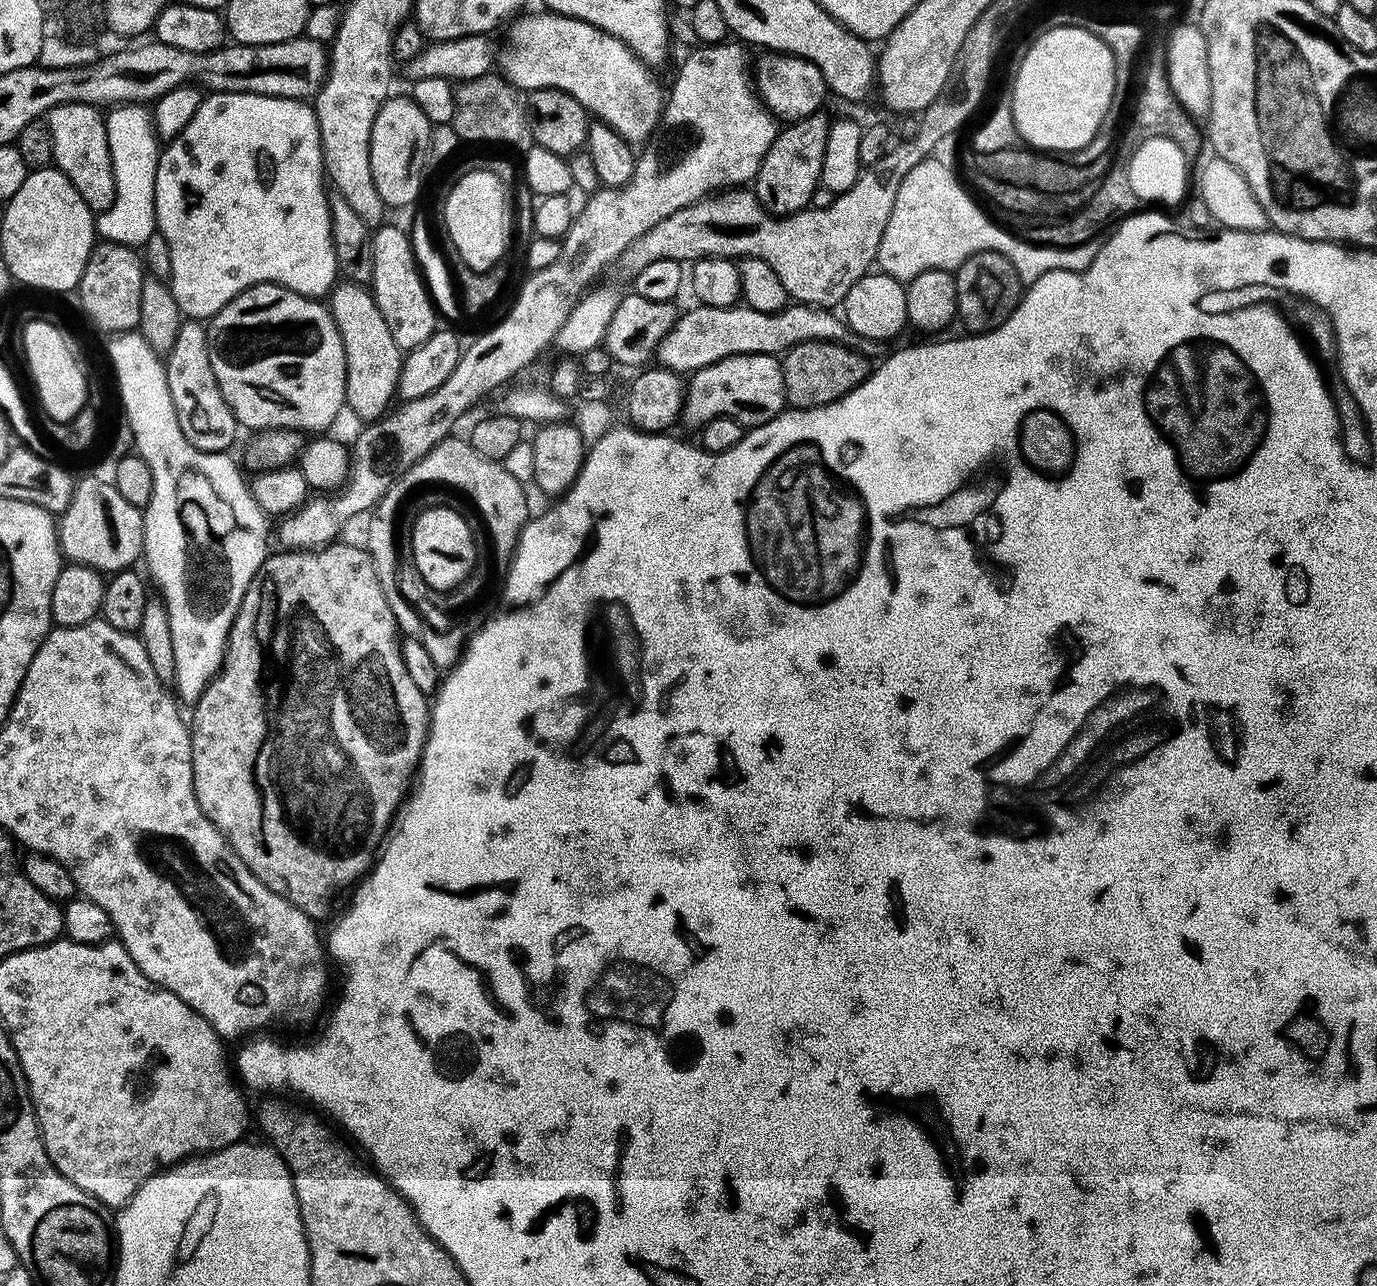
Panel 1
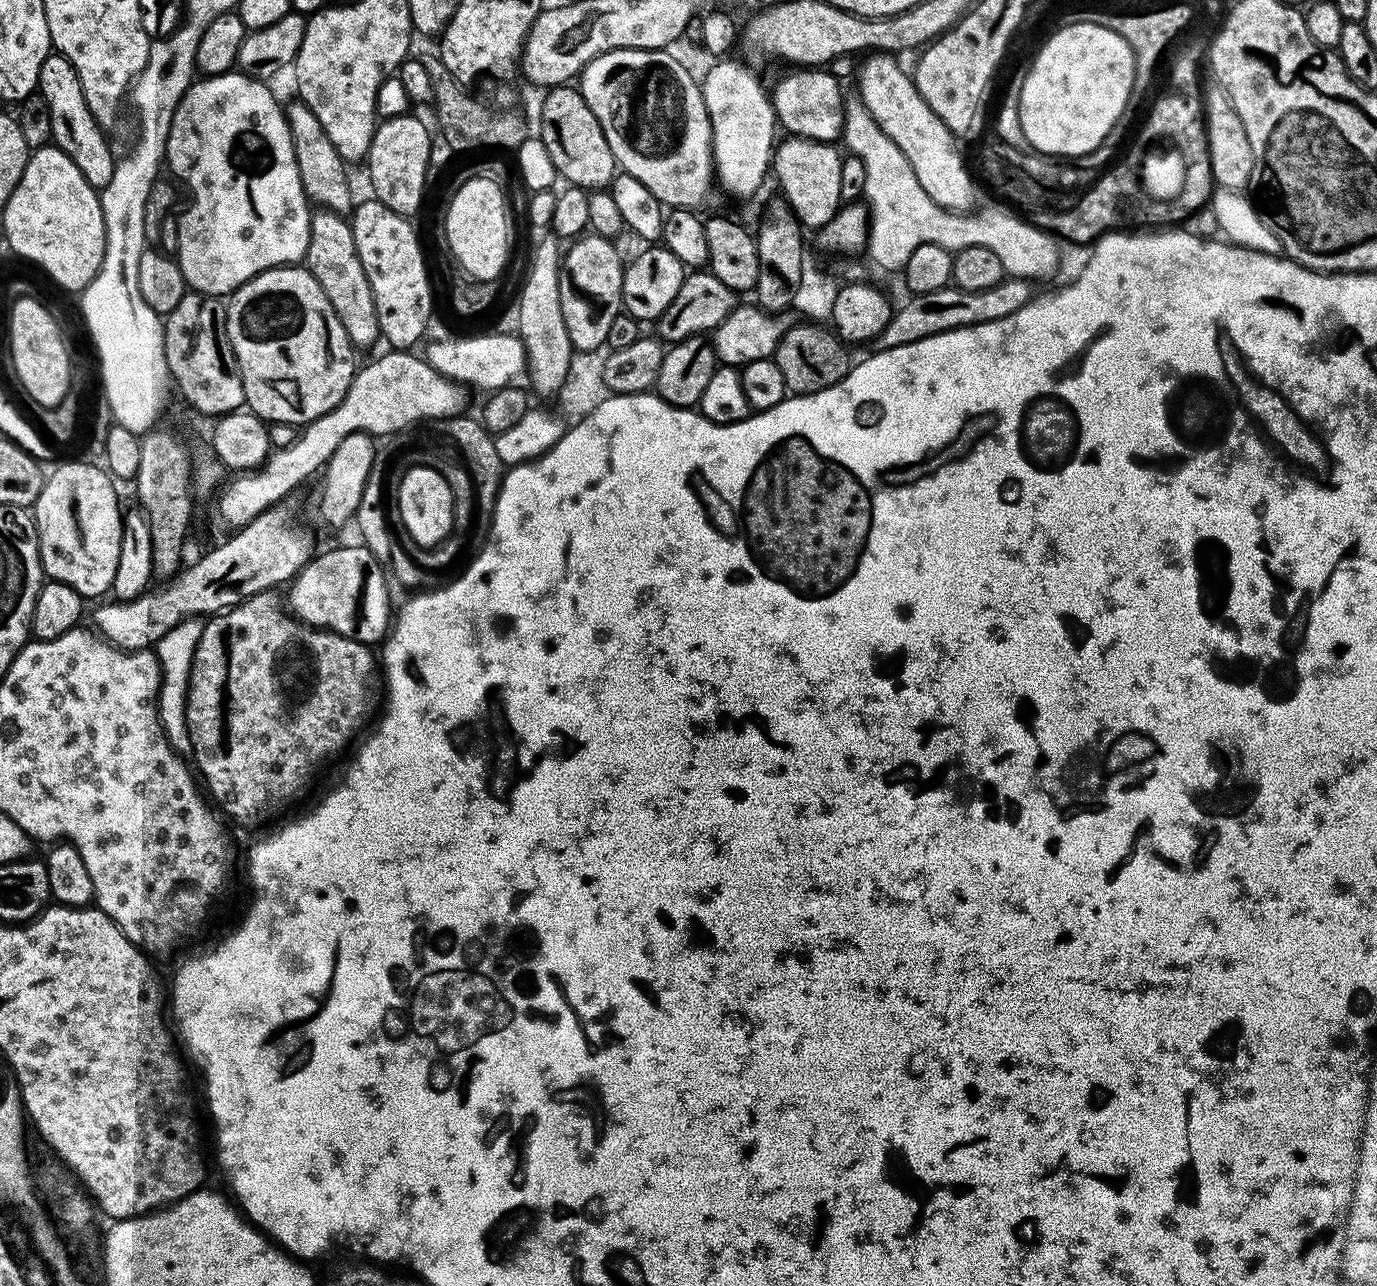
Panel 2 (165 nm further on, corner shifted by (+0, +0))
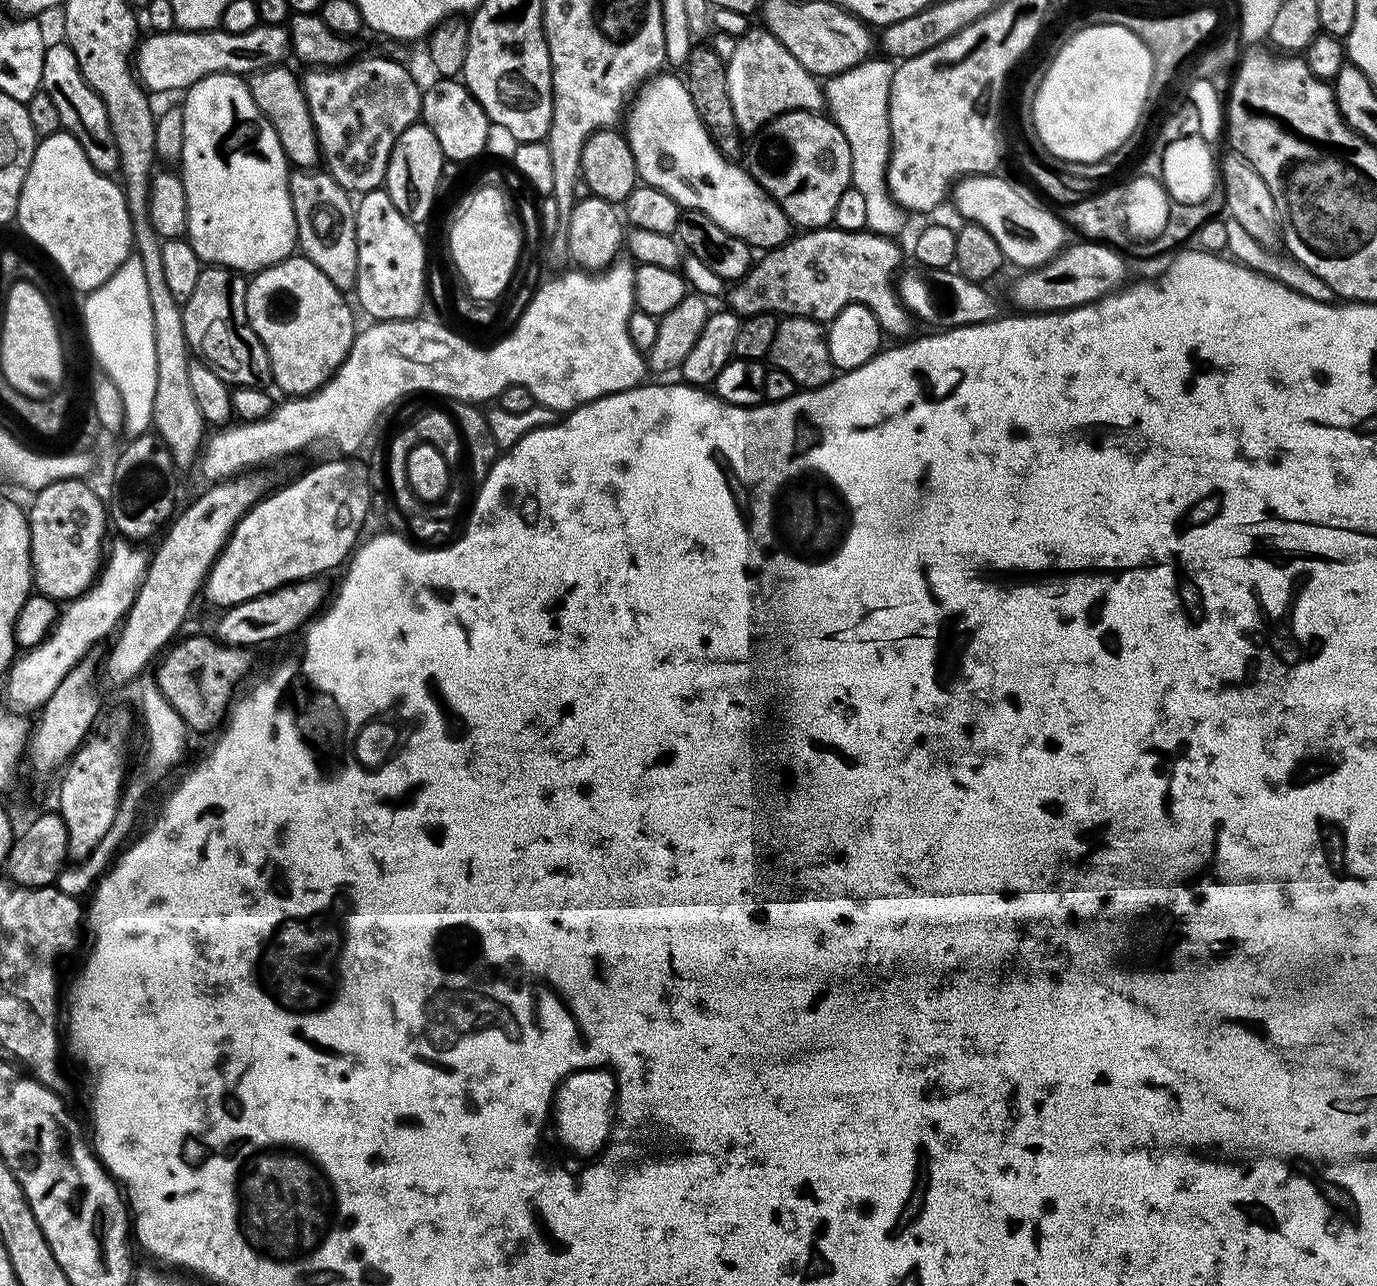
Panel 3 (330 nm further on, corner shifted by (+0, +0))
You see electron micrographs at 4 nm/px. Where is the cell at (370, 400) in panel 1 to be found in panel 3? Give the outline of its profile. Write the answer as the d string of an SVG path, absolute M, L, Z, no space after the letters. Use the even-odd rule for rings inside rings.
M302 168L288 177L290 202L296 219L296 242L299 251L334 286L341 290L356 287L358 274L358 238L356 237L356 210L353 197L326 170Z

